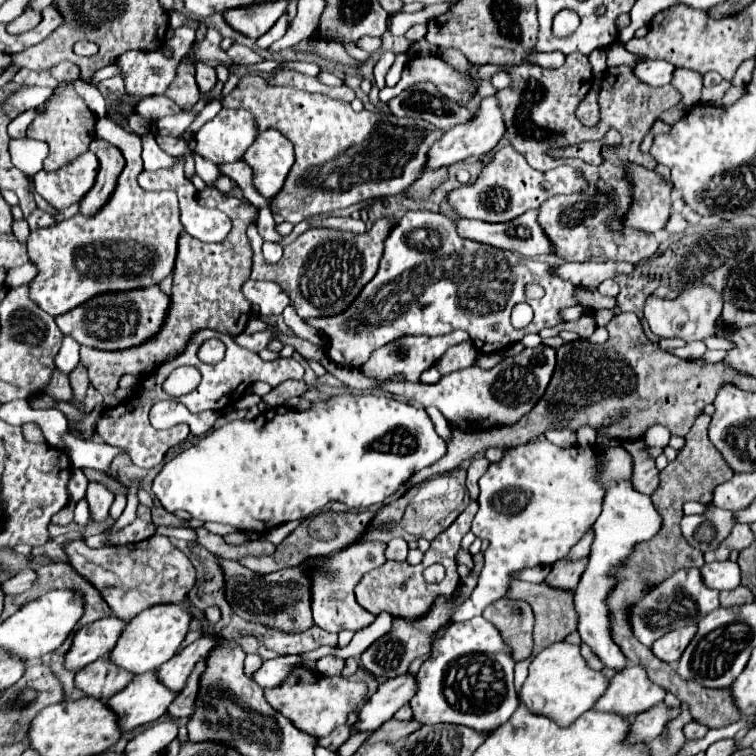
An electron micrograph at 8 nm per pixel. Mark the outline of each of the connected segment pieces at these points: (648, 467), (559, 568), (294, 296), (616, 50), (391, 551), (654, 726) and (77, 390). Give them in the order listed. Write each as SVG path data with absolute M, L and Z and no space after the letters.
M643 438L639 440L623 440L623 448L633 458L631 484L637 492L651 496L659 486L659 470L655 468L655 460L649 456L649 448Z
M587 558L575 560L575 562L563 562L561 560L551 568L549 576L545 578L545 584L551 588L557 588L557 590L575 590L579 576L583 574L585 564L587 564Z
M381 216L373 222L369 232L353 234L329 228L309 228L305 230L293 244L285 246L285 254L277 264L267 264L261 246L263 238L255 228L249 228L249 240L253 246L253 280L271 280L277 282L291 298L291 306L297 314L307 318L321 318L321 316L337 316L345 312L351 302L359 296L365 288L367 280L371 280L379 268L379 260L383 256L383 242L393 228L393 218Z
M619 42L611 44L611 46L609 46L609 50L607 50L607 66L609 66L609 68L621 66L621 64L635 66L635 64L639 64L639 62L641 62L641 60L639 60L635 54L627 52L627 50L625 50L625 46L623 46L623 44L619 44Z
M393 538L389 544L387 544L387 560L405 560L407 558L407 552L409 552L409 546L403 538Z
M665 702L655 704L647 712L641 712L639 716L633 718L629 740L631 742L647 742L651 738L657 738L663 732L663 728L675 716L679 716L679 712L681 712L681 708L669 708Z
M77 364L75 370L71 372L71 388L73 388L75 398L79 400L85 398L85 392L89 388L89 378L87 378L87 370L83 368L83 364Z

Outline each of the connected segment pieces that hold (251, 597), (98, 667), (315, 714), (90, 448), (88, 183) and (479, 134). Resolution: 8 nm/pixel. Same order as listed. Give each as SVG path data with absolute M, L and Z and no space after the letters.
M221 560L223 574L227 580L227 600L231 608L245 620L265 624L285 632L301 632L313 626L311 620L311 594L307 582L307 566L295 566L287 570L279 570L267 576L255 576L255 572L247 572L241 564L233 560Z
M105 656L83 666L75 674L75 686L83 690L87 696L111 698L115 692L123 690L133 680L133 676L133 672L119 668L111 662L111 658Z
M295 668L295 672L277 688L265 690L265 700L277 710L283 712L297 728L303 732L321 738L327 736L333 728L347 722L347 714L355 712L359 702L367 696L367 684L365 682L353 682L343 676L319 676L315 680L315 674L307 668Z
M70 432L63 436L68 447L68 457L73 468L92 468L112 478L110 464L123 449L105 443L97 444L75 438Z
M87 150L85 154L77 156L73 162L61 166L55 172L41 170L33 177L35 191L57 210L63 210L79 202L91 190L97 170L97 156Z
M495 96L483 98L475 112L479 112L479 116L471 118L465 124L451 128L449 132L443 134L441 140L437 140L433 144L433 148L429 150L429 164L427 164L429 168L441 168L441 166L449 166L453 162L467 160L471 156L483 156L499 144L499 140L505 136L505 122L503 122L503 114L501 114L501 106L499 106L497 98Z

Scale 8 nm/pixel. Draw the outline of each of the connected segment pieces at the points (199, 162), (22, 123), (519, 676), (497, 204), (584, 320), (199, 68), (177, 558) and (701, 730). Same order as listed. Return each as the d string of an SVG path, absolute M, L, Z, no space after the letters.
M193 154L193 158L195 158L195 172L205 180L205 184L213 184L221 176L211 160L205 160L199 154Z
M39 109L29 110L12 120L7 127L10 139L24 138L29 124L35 119L35 116L37 116L39 112L41 112Z
M527 658L527 660L523 660L523 662L519 662L515 666L515 690L517 690L517 696L519 696L519 690L523 686L525 678L527 678L527 666L529 666L529 662L531 662L531 658Z
M505 146L485 166L479 180L475 184L467 184L453 190L449 194L449 202L465 218L483 220L483 222L509 222L531 208L539 208L541 202L545 202L553 194L583 192L583 188L587 188L587 182L585 180L577 182L573 168L559 166L549 172L539 172L531 168L527 160L513 146Z
M585 314L585 316L581 316L575 324L573 324L573 330L577 332L577 334L581 334L583 338L587 338L587 336L591 336L593 332L595 332L595 320L593 320L593 314Z
M198 61L195 65L195 79L202 93L209 92L216 84L218 78L215 69Z
M161 534L131 546L105 546L99 550L91 550L83 540L73 540L65 546L65 552L73 568L101 592L113 614L123 620L135 618L153 604L187 604L187 594L195 586L195 568L191 566L189 558Z
M693 720L693 722L685 724L683 732L685 732L685 738L687 738L687 740L697 740L697 738L703 738L703 736L707 734L707 728L705 728L703 724L699 724L699 722Z

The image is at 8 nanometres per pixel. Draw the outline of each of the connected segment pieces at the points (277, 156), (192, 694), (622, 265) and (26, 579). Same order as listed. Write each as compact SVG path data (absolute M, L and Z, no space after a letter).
M269 128L261 132L259 138L245 150L243 162L253 170L253 188L269 200L275 192L279 192L279 188L283 188L283 180L287 178L287 172L293 166L293 144L279 130Z
M199 662L195 666L195 670L191 672L187 686L179 692L177 700L171 702L169 714L173 718L189 718L195 712L195 702L197 702L197 694L199 694L199 678L201 678L203 670L205 670L205 662Z
M587 262L587 264L561 264L559 276L575 282L577 286L593 286L597 288L603 280L615 278L619 274L631 274L633 264L629 262Z
M21 570L21 572L17 572L17 576L13 576L11 580L7 580L3 586L1 586L1 592L3 592L3 596L17 596L17 594L23 594L23 592L27 592L31 586L33 586L33 582L35 582L35 578L37 578L37 572L33 572L33 570Z

